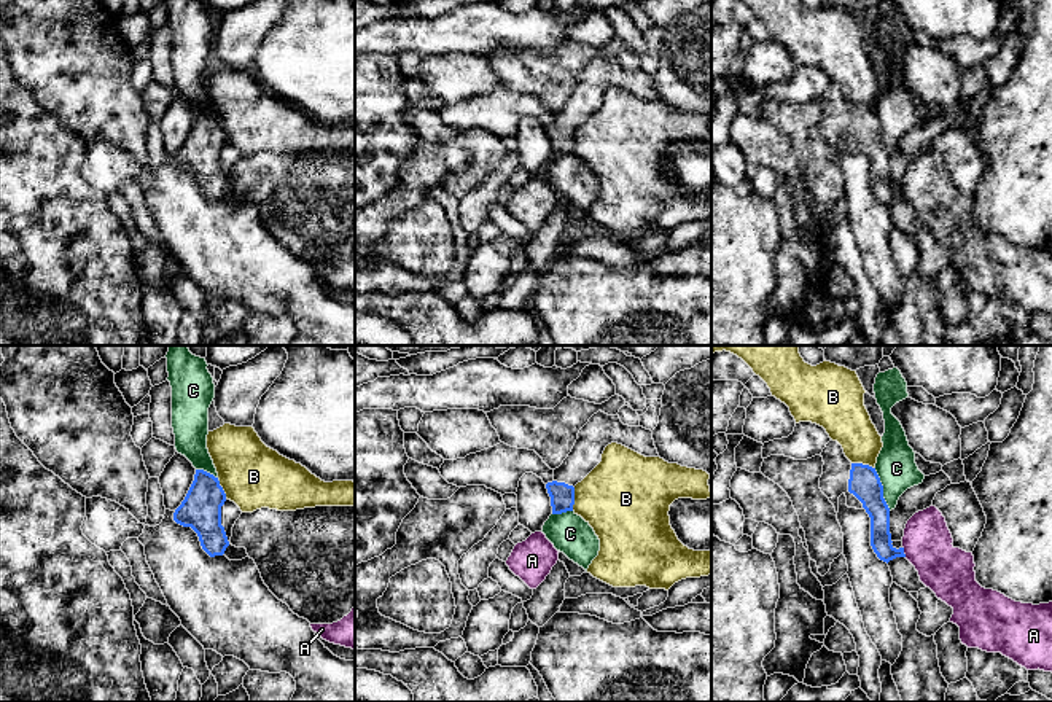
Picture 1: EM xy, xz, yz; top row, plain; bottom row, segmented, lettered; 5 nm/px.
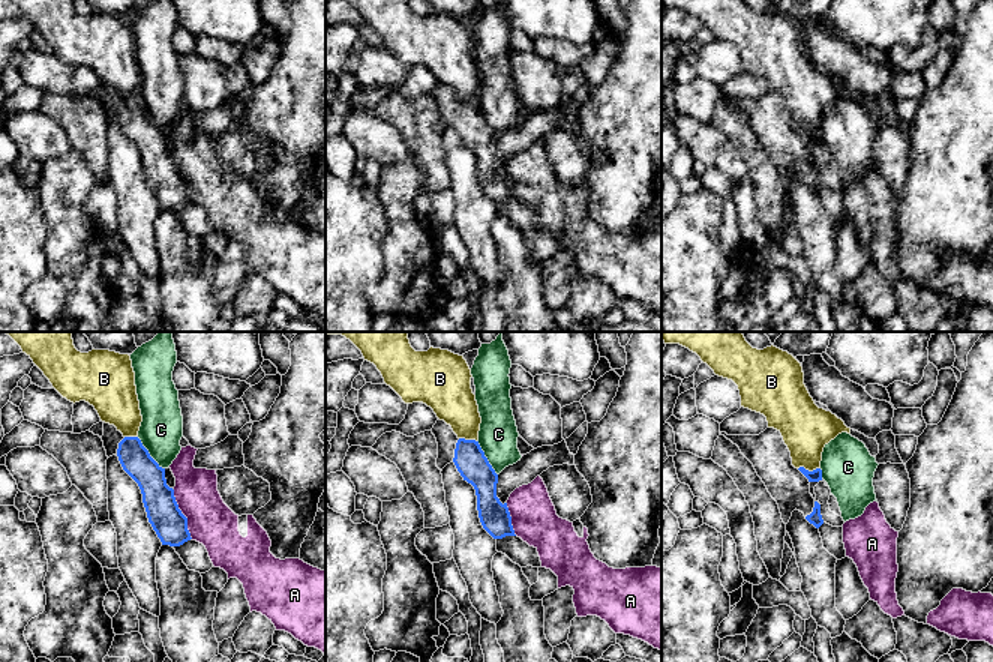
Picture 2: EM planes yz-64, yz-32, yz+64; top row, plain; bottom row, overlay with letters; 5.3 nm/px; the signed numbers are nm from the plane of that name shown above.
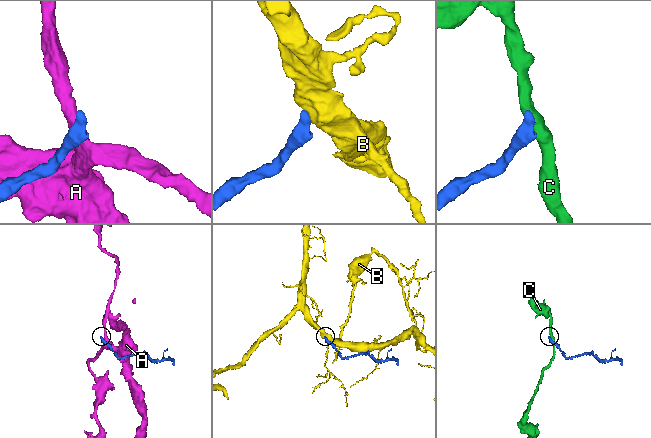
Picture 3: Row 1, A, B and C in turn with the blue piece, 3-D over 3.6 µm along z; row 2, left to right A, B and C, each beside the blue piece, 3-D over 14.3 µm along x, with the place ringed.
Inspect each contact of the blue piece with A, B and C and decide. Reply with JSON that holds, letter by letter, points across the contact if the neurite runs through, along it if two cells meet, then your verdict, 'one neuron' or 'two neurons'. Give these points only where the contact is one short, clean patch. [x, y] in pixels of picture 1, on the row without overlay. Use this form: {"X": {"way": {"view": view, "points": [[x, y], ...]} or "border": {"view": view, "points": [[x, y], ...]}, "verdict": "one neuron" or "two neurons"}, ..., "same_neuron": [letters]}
{"A": {"verdict": "two neurons"}, "B": {"border": {"view": "xz", "points": [[575, 131], [572, 153]]}, "verdict": "two neurons"}, "C": {"border": {"view": "yz", "points": [[874, 112], [882, 129], [882, 140], [890, 153]]}, "verdict": "two neurons"}, "same_neuron": []}

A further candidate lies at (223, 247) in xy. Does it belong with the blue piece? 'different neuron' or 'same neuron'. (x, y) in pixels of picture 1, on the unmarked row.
different neuron

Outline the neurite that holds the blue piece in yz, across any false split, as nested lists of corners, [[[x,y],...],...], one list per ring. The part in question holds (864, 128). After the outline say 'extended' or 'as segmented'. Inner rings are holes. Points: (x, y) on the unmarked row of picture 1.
[[[829,84],[821,96],[823,118],[820,132],[839,156],[839,140],[847,140],[847,150],[864,153],[871,161],[871,189],[877,201],[890,205],[906,201],[904,191],[896,193],[890,177],[890,151],[883,142],[883,129],[875,111],[851,107],[837,84]]] | extended

